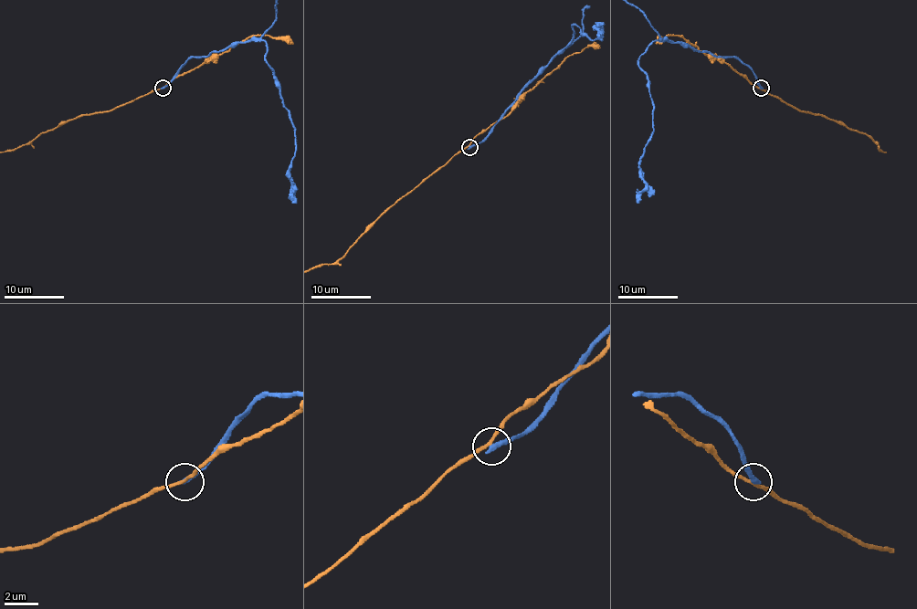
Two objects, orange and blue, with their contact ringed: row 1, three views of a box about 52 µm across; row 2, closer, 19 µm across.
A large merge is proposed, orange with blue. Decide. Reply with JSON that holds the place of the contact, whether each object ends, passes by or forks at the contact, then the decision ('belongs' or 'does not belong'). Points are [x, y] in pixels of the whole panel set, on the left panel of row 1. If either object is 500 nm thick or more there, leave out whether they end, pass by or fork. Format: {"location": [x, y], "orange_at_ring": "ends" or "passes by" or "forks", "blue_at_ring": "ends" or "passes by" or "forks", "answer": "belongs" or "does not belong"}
{"location": [163, 88], "orange_at_ring": "passes by", "blue_at_ring": "ends", "answer": "does not belong"}

